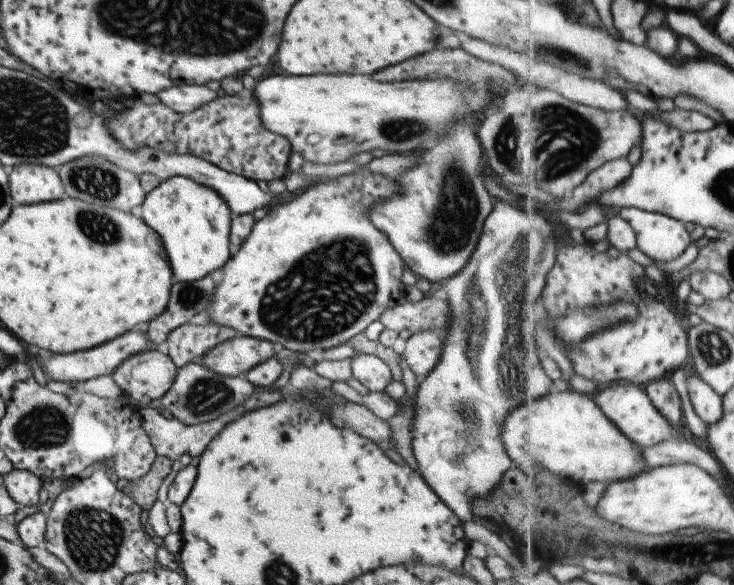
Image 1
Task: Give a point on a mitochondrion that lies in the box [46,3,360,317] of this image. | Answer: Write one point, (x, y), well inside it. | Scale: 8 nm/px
(89, 178)

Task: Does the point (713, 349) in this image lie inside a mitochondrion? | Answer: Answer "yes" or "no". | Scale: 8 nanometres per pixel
yes

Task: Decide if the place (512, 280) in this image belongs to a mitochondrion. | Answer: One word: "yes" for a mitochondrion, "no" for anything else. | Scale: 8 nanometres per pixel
yes

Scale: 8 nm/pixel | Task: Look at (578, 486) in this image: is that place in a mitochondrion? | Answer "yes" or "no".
no

